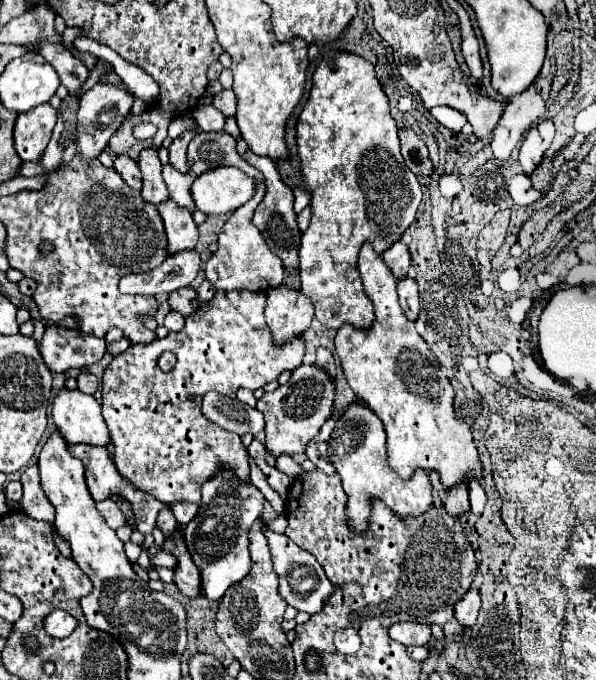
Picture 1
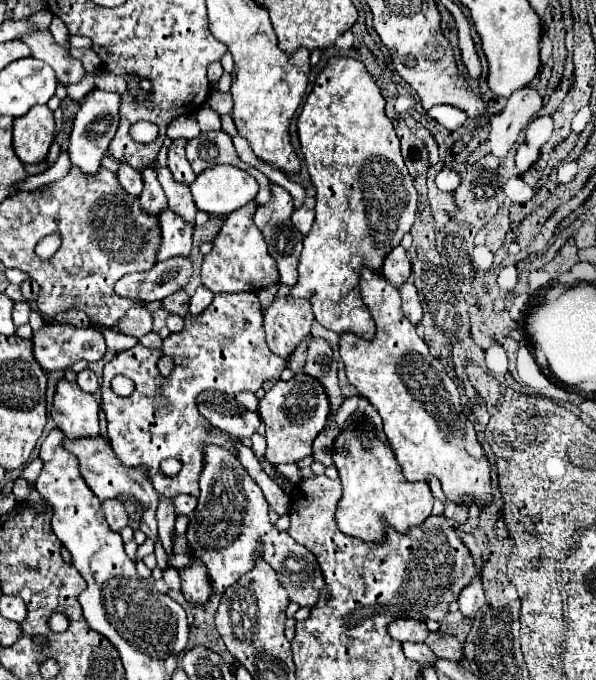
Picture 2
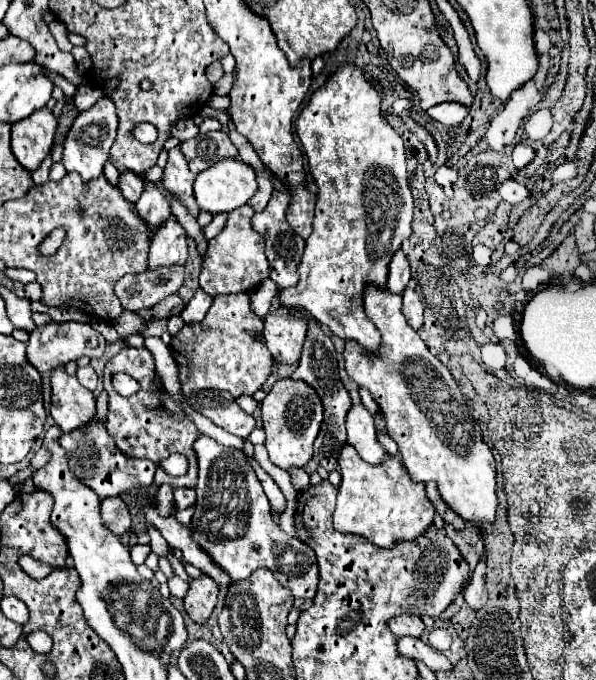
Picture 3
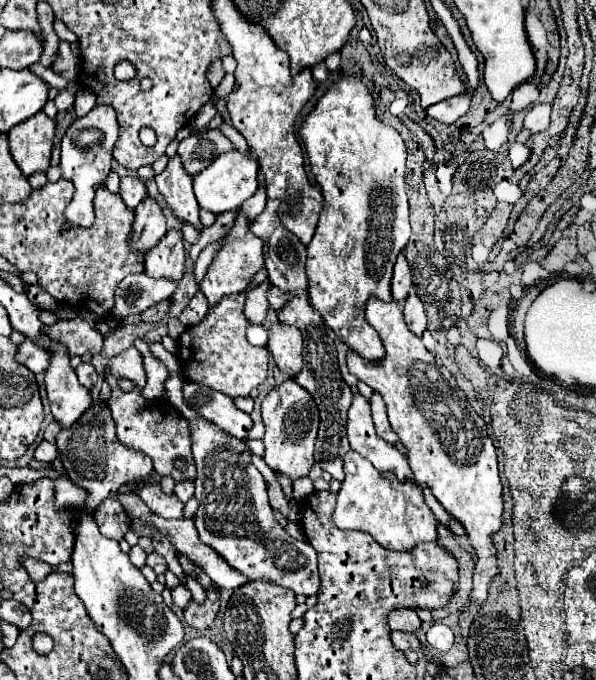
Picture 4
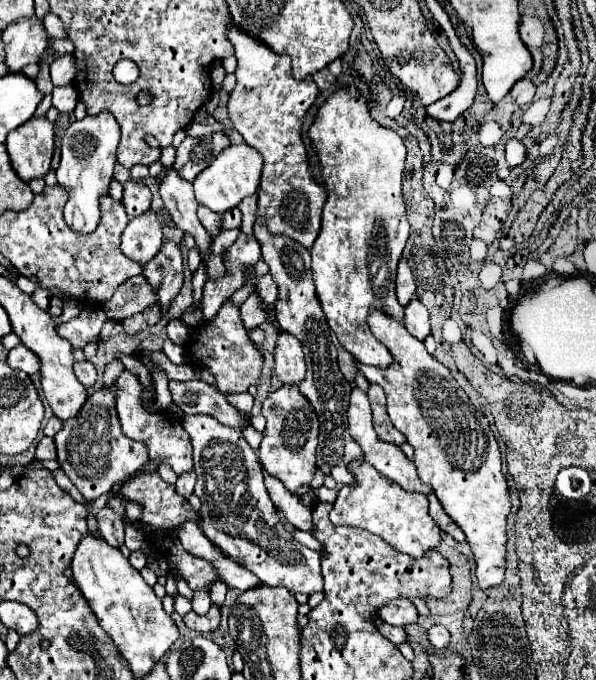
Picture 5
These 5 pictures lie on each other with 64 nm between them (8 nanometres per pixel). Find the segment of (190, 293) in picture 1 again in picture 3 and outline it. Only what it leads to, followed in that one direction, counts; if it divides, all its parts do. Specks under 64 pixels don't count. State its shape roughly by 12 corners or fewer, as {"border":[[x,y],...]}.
{"border":[[178,294],[152,308],[154,318],[170,318],[184,308]]}

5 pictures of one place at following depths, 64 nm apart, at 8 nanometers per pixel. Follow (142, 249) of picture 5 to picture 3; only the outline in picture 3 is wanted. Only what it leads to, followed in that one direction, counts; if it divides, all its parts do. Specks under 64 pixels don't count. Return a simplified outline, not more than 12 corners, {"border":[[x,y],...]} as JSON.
{"border":[[150,182],[136,212],[154,234],[170,218],[164,194]]}

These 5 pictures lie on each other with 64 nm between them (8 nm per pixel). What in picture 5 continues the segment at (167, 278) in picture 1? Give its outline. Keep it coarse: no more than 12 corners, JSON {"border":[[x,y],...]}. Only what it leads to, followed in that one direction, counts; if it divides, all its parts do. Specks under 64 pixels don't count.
{"border":[[142,274],[118,286],[102,310],[124,320],[152,306],[156,292]]}

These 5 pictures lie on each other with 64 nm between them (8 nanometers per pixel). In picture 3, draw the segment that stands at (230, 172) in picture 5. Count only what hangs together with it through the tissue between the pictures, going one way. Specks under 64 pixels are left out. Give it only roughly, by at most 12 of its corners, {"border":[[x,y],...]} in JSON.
{"border":[[222,158],[194,180],[200,210],[232,212],[256,194],[256,170]]}

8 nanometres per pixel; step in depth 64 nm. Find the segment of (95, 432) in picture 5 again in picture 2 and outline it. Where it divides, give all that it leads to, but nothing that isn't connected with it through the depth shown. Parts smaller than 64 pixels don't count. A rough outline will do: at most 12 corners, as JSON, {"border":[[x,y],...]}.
{"border":[[104,436],[64,440],[100,498],[130,494],[146,506],[140,530],[158,540],[146,466],[130,468]]}

